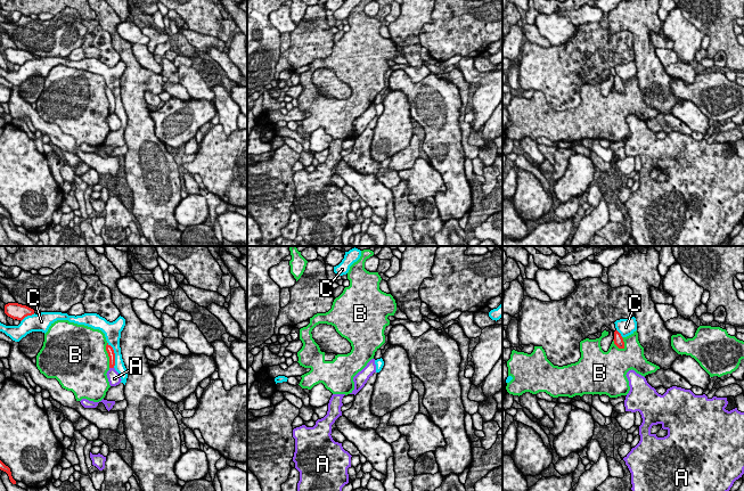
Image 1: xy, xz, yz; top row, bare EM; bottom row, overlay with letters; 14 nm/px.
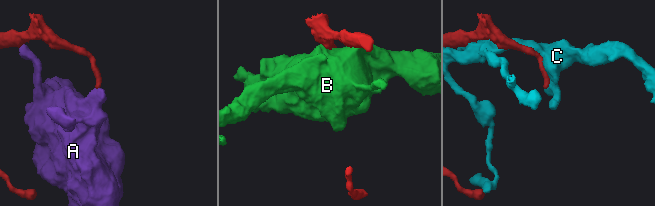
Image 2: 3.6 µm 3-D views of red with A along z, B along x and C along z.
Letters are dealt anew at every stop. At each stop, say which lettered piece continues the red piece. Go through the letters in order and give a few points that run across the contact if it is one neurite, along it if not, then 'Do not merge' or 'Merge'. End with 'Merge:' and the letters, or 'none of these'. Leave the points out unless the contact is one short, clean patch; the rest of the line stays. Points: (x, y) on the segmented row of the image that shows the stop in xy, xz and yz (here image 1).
A: Line: xy (109, 367), (113, 368). Do not merge
B: Do not merge
C: Do not merge
Merge: none of these

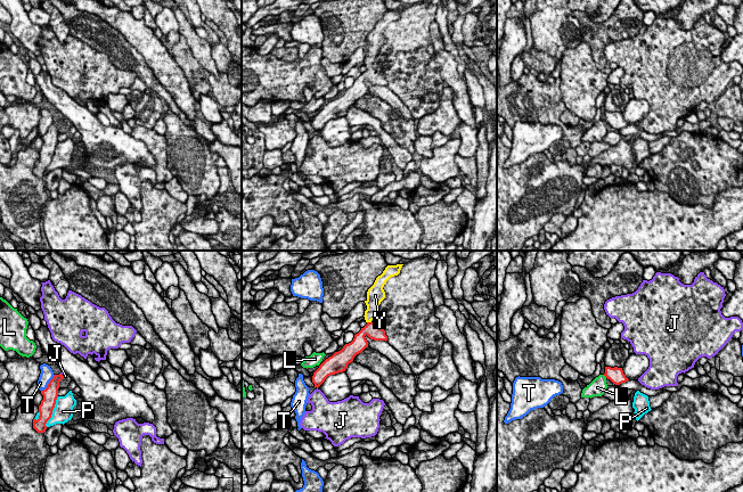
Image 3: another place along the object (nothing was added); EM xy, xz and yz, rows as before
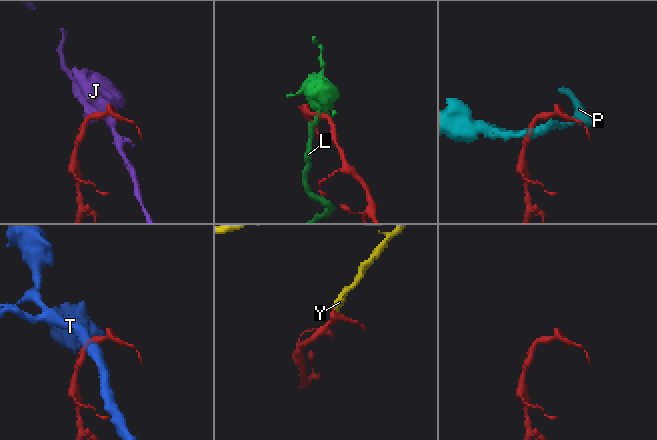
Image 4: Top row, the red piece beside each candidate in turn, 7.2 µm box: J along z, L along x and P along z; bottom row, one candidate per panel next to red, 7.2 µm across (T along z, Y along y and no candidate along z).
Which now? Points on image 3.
J: Line: xy (60, 372), (64, 377). Do not merge
L: Line: yz (603, 375), (606, 377). Do not merge
P: Do not merge
T: Line: xy (55, 375), (41, 391). Do not merge
Y: Line: xz (370, 329), (369, 322), (369, 313), (373, 305). Merge
Merge: Y

